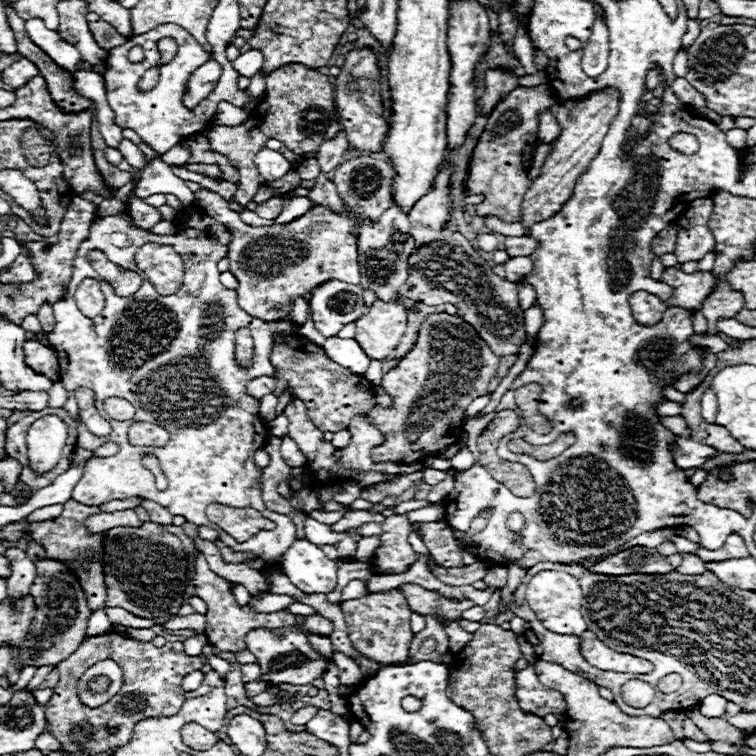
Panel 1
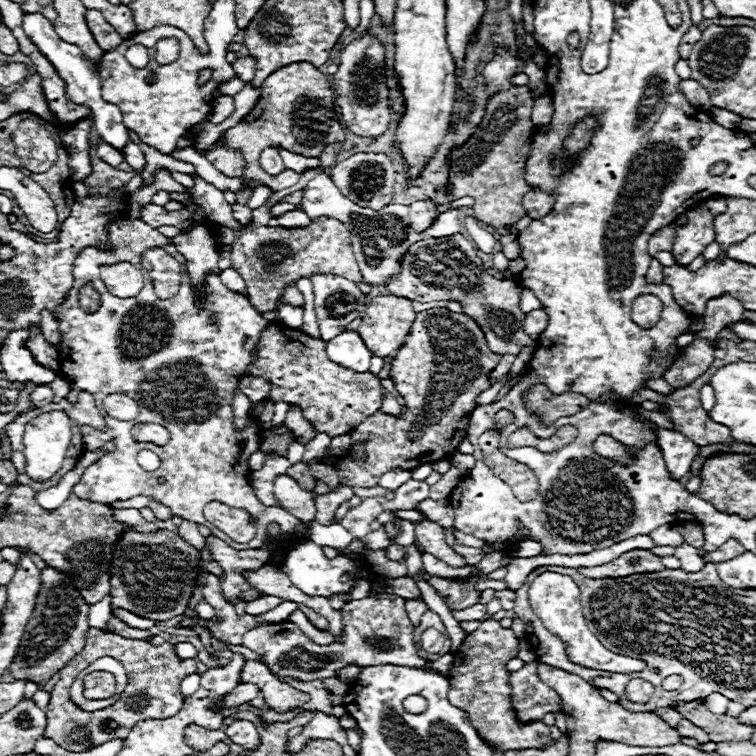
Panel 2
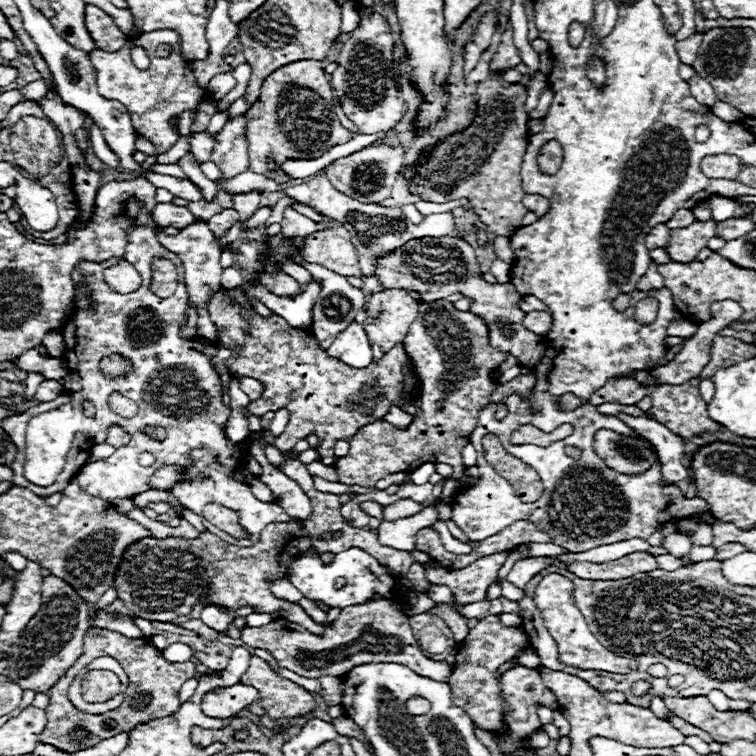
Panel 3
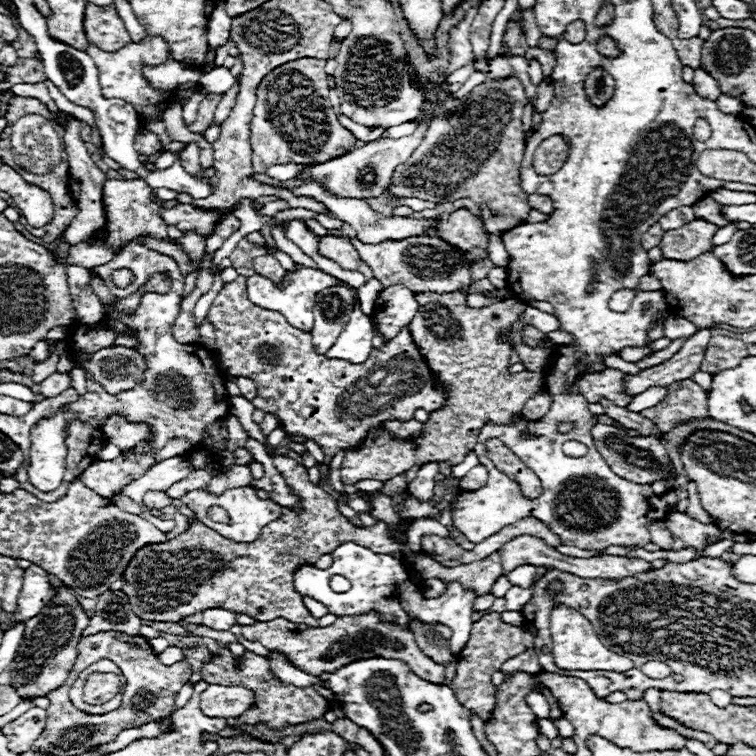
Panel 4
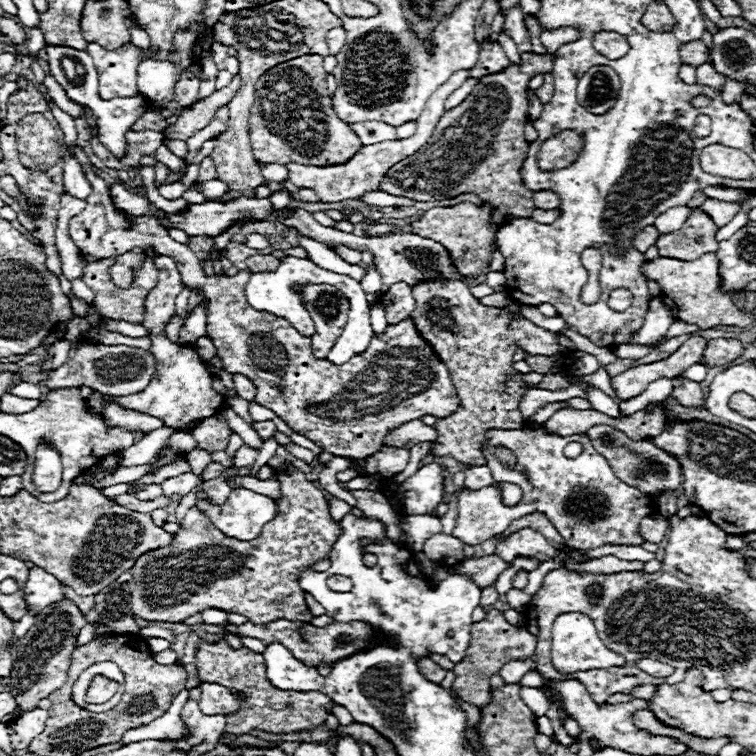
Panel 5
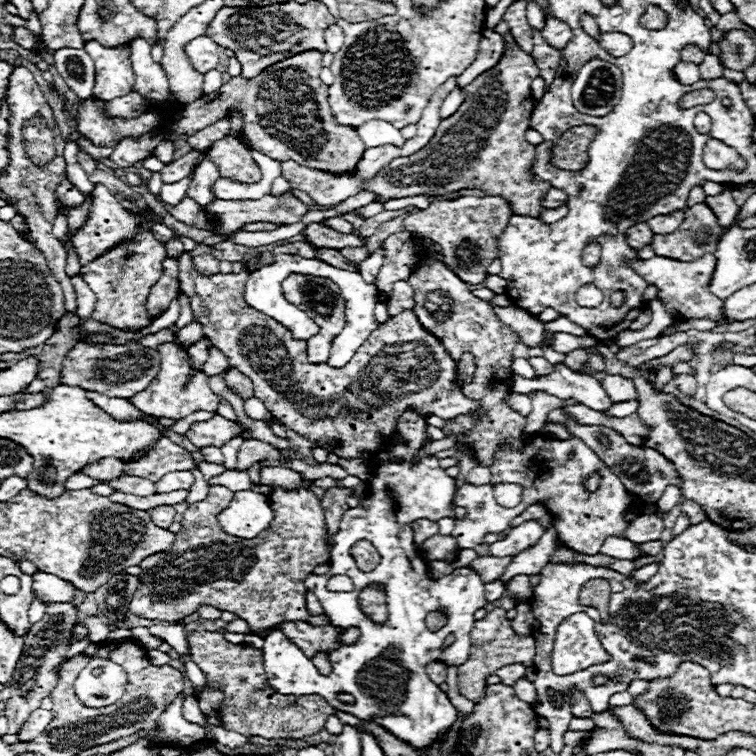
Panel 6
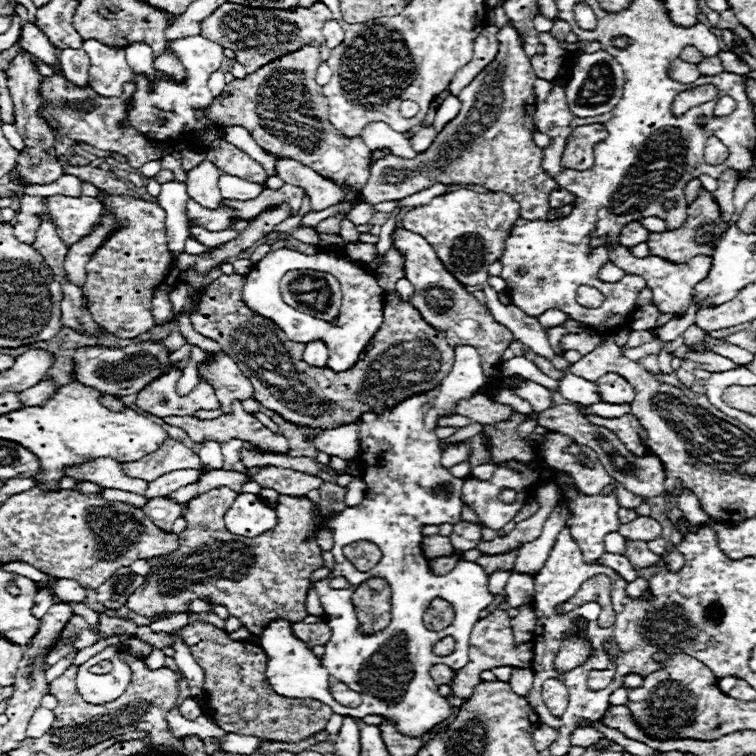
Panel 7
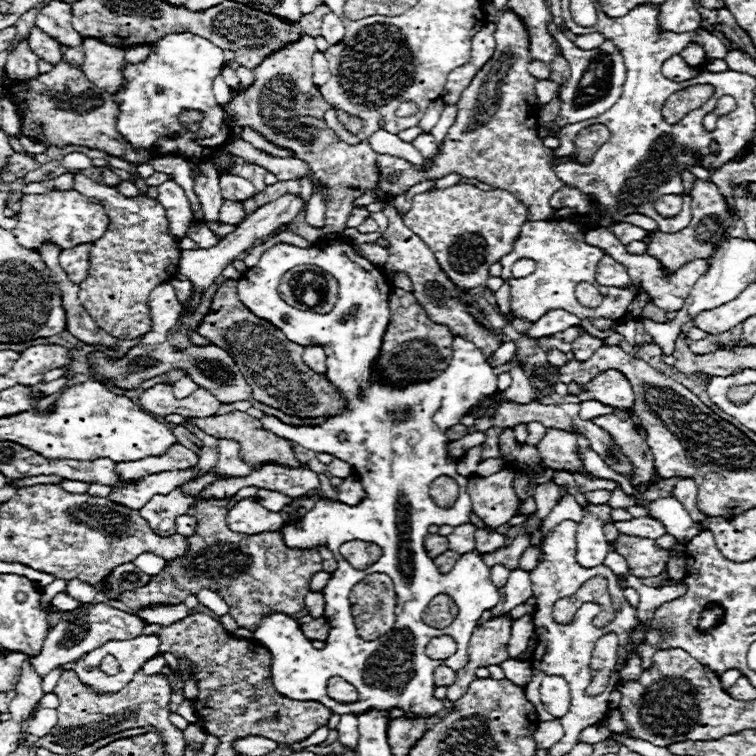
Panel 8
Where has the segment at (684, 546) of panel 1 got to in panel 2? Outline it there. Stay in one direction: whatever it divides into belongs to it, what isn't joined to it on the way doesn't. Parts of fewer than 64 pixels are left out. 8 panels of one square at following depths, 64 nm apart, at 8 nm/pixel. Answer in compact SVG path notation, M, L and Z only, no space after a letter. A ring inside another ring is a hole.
M662 525L653 530L649 536L653 540L656 546L671 545L673 547L681 546L685 541L684 538L678 532L676 525Z

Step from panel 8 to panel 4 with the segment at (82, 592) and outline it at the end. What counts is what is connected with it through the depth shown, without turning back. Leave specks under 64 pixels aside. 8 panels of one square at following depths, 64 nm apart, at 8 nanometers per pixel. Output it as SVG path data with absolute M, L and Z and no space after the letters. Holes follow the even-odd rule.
M34 564L26 568L20 598L18 598L18 612L12 616L12 626L16 622L34 618L54 596L56 596L56 588L50 582L48 572Z

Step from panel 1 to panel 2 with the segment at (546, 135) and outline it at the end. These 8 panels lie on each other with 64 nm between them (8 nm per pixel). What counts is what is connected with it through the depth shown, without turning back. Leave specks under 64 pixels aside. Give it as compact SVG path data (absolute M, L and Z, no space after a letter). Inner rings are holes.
M542 96L534 104L534 108L532 108L532 122L542 130L544 126L550 124L552 112L554 112L554 108L552 108L552 96Z

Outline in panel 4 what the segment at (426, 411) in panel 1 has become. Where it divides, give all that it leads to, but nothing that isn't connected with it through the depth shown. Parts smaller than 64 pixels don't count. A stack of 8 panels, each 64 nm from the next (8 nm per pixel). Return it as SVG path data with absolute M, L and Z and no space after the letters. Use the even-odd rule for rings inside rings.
M454 290L454 292L446 292L446 294L436 294L436 292L424 292L424 294L416 294L416 302L418 302L418 312L410 322L410 330L414 340L418 340L418 346L422 348L422 354L426 356L430 368L448 384L450 390L450 400L444 404L444 408L440 408L438 412L430 412L430 420L424 424L426 426L426 434L420 440L412 440L412 442L394 442L388 436L388 430L374 430L374 434L378 436L376 440L366 440L364 448L348 452L344 456L342 462L342 470L340 470L340 478L344 484L354 484L358 480L380 480L386 482L406 470L410 470L412 466L424 464L424 462L452 462L452 464L460 464L468 452L474 450L480 428L490 422L490 424L512 424L514 416L520 416L524 402L534 394L540 392L544 388L544 374L538 372L518 372L518 374L510 374L508 372L508 360L514 352L510 342L500 342L498 338L502 334L508 334L508 330L516 324L516 320L522 316L524 312L524 302L520 300L506 300L500 304L494 304L490 308L470 308L466 304L466 290Z

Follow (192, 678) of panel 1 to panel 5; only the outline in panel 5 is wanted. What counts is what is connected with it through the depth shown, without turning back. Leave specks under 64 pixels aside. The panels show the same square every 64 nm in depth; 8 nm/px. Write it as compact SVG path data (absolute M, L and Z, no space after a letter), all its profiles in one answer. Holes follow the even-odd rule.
M187 689L182 690L174 698L170 708L164 712L164 716L156 718L148 726L140 726L140 728L134 728L134 730L126 732L126 738L122 738L122 742L126 744L128 740L146 740L146 738L166 738L166 740L188 738L190 730L180 718L180 710L182 710L188 697L189 691Z

